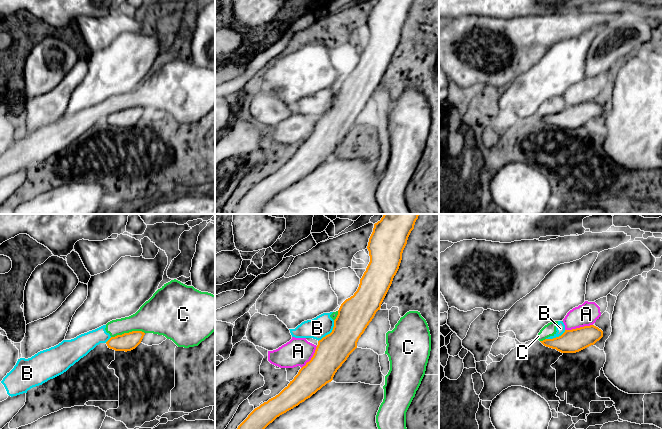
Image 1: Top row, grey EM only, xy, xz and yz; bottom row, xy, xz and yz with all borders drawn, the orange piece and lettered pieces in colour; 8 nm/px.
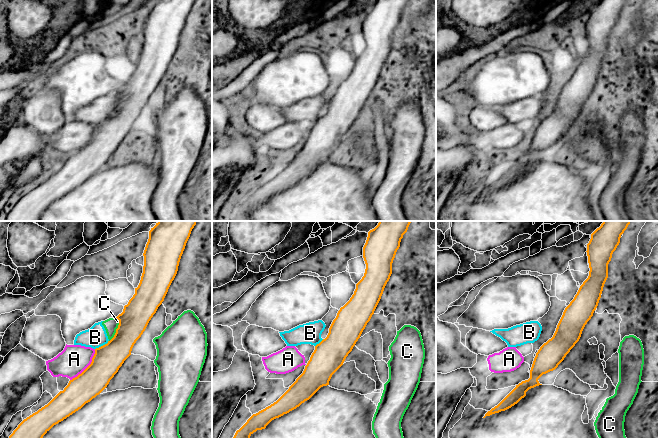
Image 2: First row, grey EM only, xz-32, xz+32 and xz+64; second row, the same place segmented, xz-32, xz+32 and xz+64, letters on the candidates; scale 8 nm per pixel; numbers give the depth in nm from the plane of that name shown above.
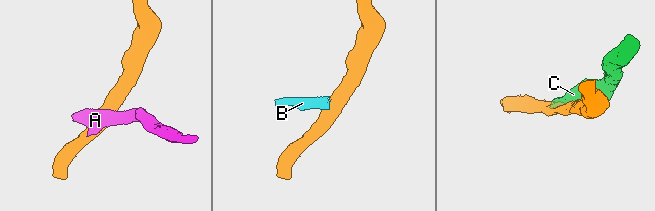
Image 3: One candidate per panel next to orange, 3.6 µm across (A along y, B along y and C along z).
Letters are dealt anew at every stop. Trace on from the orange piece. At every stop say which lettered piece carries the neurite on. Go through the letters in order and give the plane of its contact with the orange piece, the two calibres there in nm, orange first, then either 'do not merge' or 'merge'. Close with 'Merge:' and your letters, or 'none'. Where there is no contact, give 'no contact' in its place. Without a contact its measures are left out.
A: yz | 190/180 nm | do not merge
B: xz | 280/170 nm | do not merge
C: xy | 140/260 nm | do not merge
Merge: none

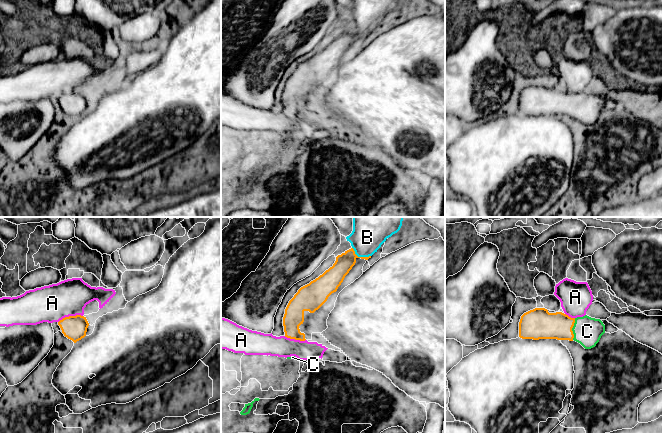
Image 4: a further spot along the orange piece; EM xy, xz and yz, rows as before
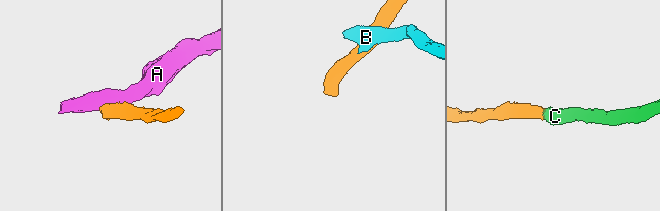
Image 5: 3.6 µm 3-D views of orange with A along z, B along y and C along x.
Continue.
A: xy | 190/300 nm | do not merge
B: xz | 150/300 nm | do not merge
C: yz | 240/220 nm | merge
Merge: C

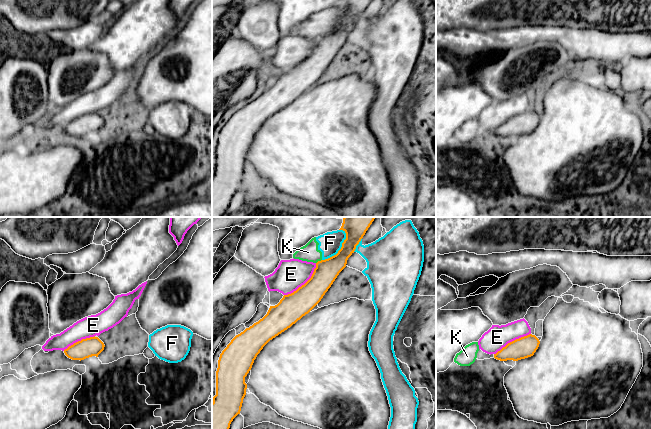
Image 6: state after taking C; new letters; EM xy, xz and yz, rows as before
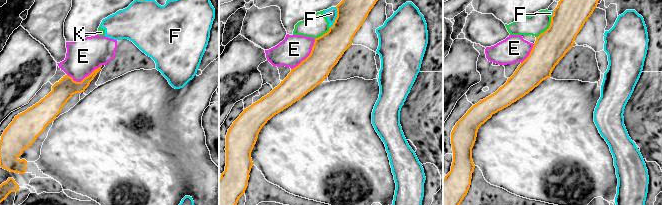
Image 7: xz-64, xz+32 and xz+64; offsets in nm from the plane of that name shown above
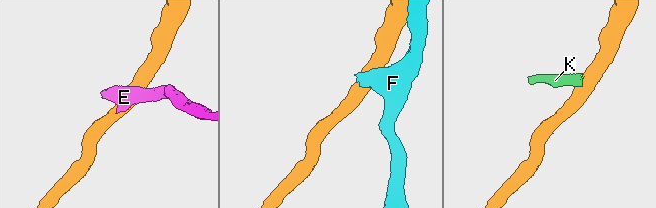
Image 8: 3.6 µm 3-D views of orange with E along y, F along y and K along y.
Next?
E: xz | 220/240 nm | do not merge
F: xz | 200/180 nm | do not merge
K: xz | 190/140 nm | do not merge
Merge: none

